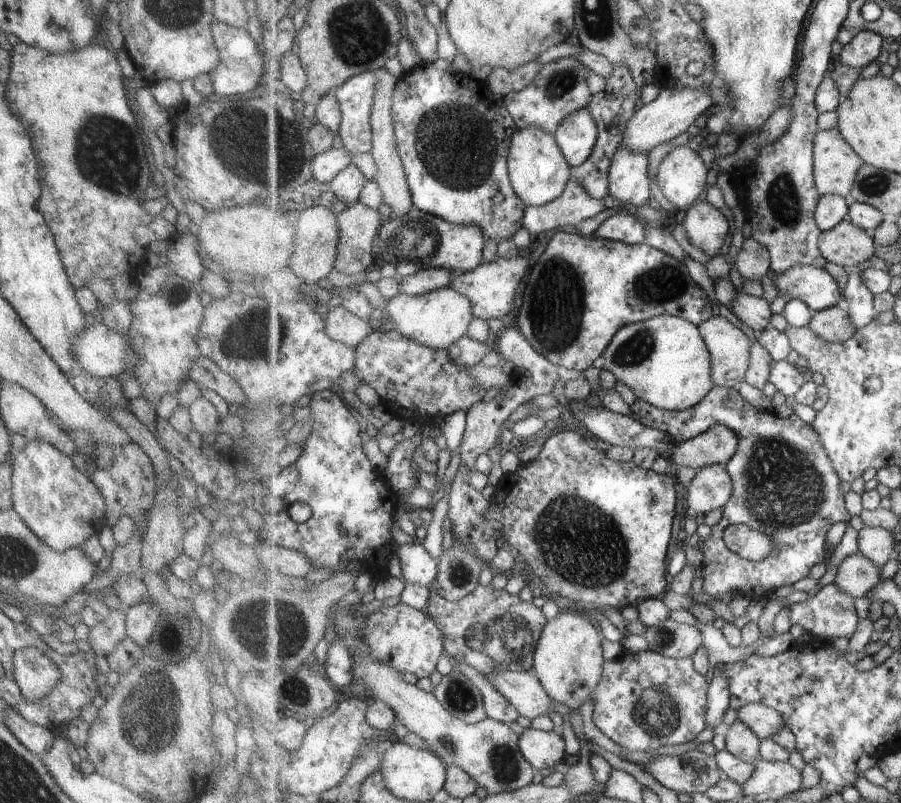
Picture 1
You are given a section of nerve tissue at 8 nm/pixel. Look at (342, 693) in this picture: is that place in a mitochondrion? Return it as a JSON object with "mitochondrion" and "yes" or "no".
{"mitochondrion":"no"}

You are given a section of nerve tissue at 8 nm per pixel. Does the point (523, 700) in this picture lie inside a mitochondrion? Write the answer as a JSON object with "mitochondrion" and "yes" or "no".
{"mitochondrion":"no"}

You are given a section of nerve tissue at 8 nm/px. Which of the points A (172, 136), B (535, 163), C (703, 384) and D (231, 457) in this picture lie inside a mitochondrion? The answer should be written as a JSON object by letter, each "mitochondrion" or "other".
{"A":"other","B":"other","C":"other","D":"other"}

